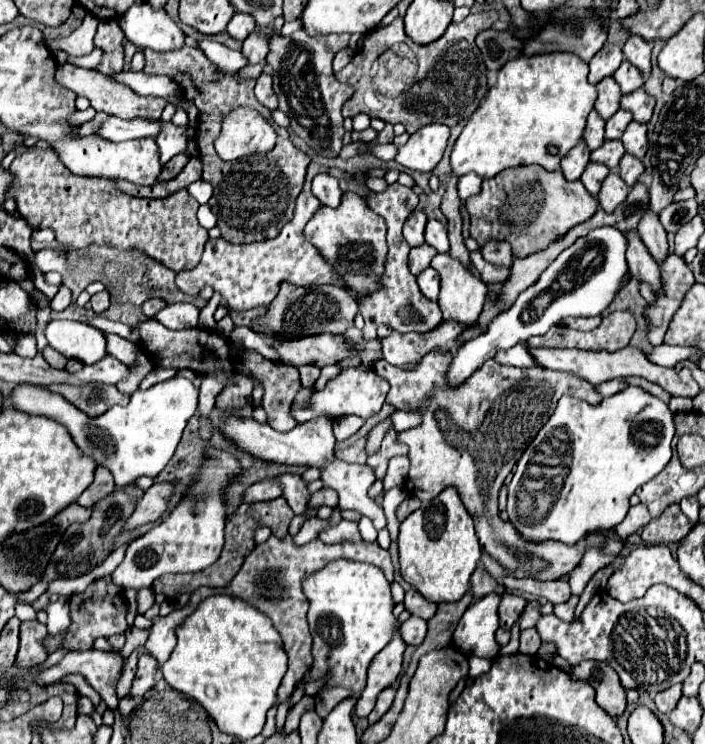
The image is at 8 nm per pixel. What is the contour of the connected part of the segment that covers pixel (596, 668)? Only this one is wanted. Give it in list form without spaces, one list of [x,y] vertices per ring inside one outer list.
[[[584,661],[572,667],[570,675],[574,679],[586,681],[596,689],[596,703],[608,711],[610,717],[618,719],[626,709],[626,689],[622,687],[616,671],[608,663]]]

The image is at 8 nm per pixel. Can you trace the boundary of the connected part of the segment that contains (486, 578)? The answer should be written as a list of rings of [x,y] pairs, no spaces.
[[[482,569],[474,571],[470,581],[472,581],[474,599],[480,599],[480,597],[484,597],[484,595],[488,595],[488,593],[492,593],[492,591],[496,591],[496,593],[504,593],[504,585],[500,585],[494,577],[482,573]]]

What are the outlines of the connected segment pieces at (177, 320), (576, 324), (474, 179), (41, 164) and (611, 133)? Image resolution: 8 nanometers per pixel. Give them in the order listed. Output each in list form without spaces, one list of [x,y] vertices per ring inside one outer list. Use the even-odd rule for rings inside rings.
[[[174,303],[174,305],[166,305],[156,319],[168,327],[168,329],[188,329],[188,327],[196,327],[198,325],[198,313],[200,309],[192,303]]]
[[[592,317],[592,319],[566,319],[564,321],[566,327],[570,329],[580,329],[580,331],[592,331],[600,325],[600,317]]]
[[[472,173],[460,177],[460,179],[458,179],[458,195],[460,195],[460,199],[464,201],[464,199],[468,199],[470,195],[478,193],[478,191],[480,191],[480,183],[482,183],[482,179],[480,179],[478,175],[472,175]]]
[[[52,149],[24,151],[12,161],[10,171],[14,173],[14,183],[8,197],[16,199],[18,213],[32,229],[52,227],[56,241],[68,249],[84,249],[92,243],[136,247],[176,273],[200,263],[208,231],[196,219],[200,203],[186,189],[164,199],[130,197],[118,191],[112,179],[72,175]]]
[[[620,109],[612,119],[606,121],[606,139],[620,139],[630,123],[632,123],[632,115]]]

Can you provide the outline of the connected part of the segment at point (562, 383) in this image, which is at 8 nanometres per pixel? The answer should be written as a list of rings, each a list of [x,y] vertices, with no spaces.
[[[438,349],[426,353],[412,369],[394,367],[384,359],[374,365],[376,375],[390,383],[386,401],[396,409],[420,409],[420,415],[424,415],[418,427],[398,433],[398,441],[410,447],[406,489],[420,501],[428,501],[444,487],[454,485],[474,517],[476,535],[484,553],[514,577],[560,579],[578,565],[584,549],[580,545],[524,539],[510,521],[500,519],[498,491],[562,395],[580,397],[588,403],[600,403],[602,397],[588,381],[572,373],[540,367],[518,369],[498,365],[492,359],[478,367],[468,381],[448,387],[446,373],[452,359],[452,351]]]

